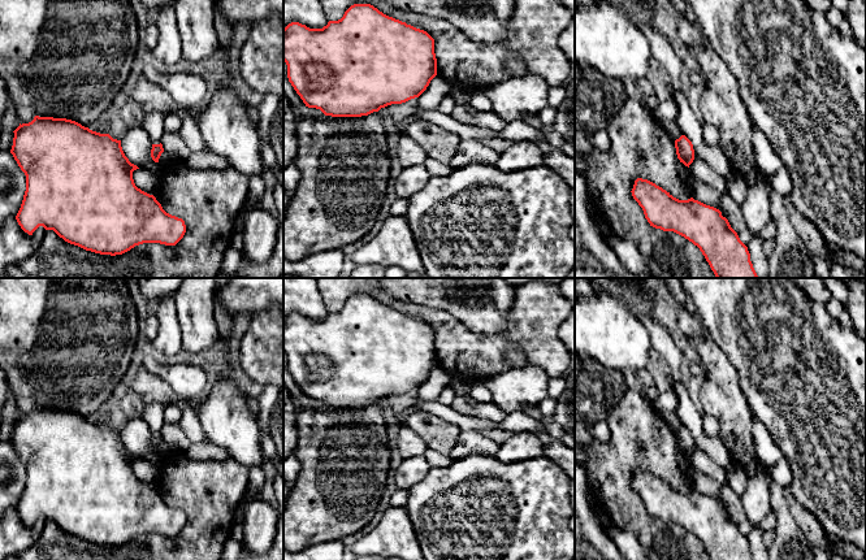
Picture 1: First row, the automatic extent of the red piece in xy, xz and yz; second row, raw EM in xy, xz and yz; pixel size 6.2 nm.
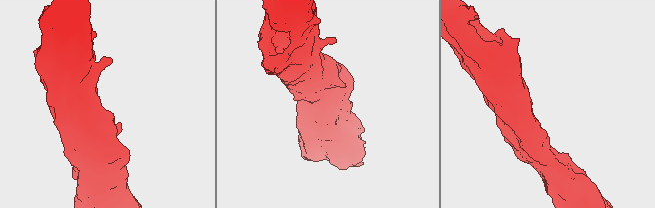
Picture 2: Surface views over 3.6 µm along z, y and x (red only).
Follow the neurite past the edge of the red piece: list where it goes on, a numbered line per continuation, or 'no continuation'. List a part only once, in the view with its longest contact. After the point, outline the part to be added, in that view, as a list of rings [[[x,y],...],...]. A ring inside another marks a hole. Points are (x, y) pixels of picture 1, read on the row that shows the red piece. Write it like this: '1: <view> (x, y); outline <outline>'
no continuation

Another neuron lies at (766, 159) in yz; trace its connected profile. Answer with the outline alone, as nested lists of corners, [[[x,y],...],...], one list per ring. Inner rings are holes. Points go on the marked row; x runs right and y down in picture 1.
[[[755,126],[752,129],[752,143],[758,168],[771,177],[775,175],[783,166],[783,162],[771,147],[766,135]]]

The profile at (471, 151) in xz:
[[[477,139],[462,140],[458,146],[455,155],[450,161],[453,169],[459,169],[469,164],[495,165],[499,153],[489,148]]]

